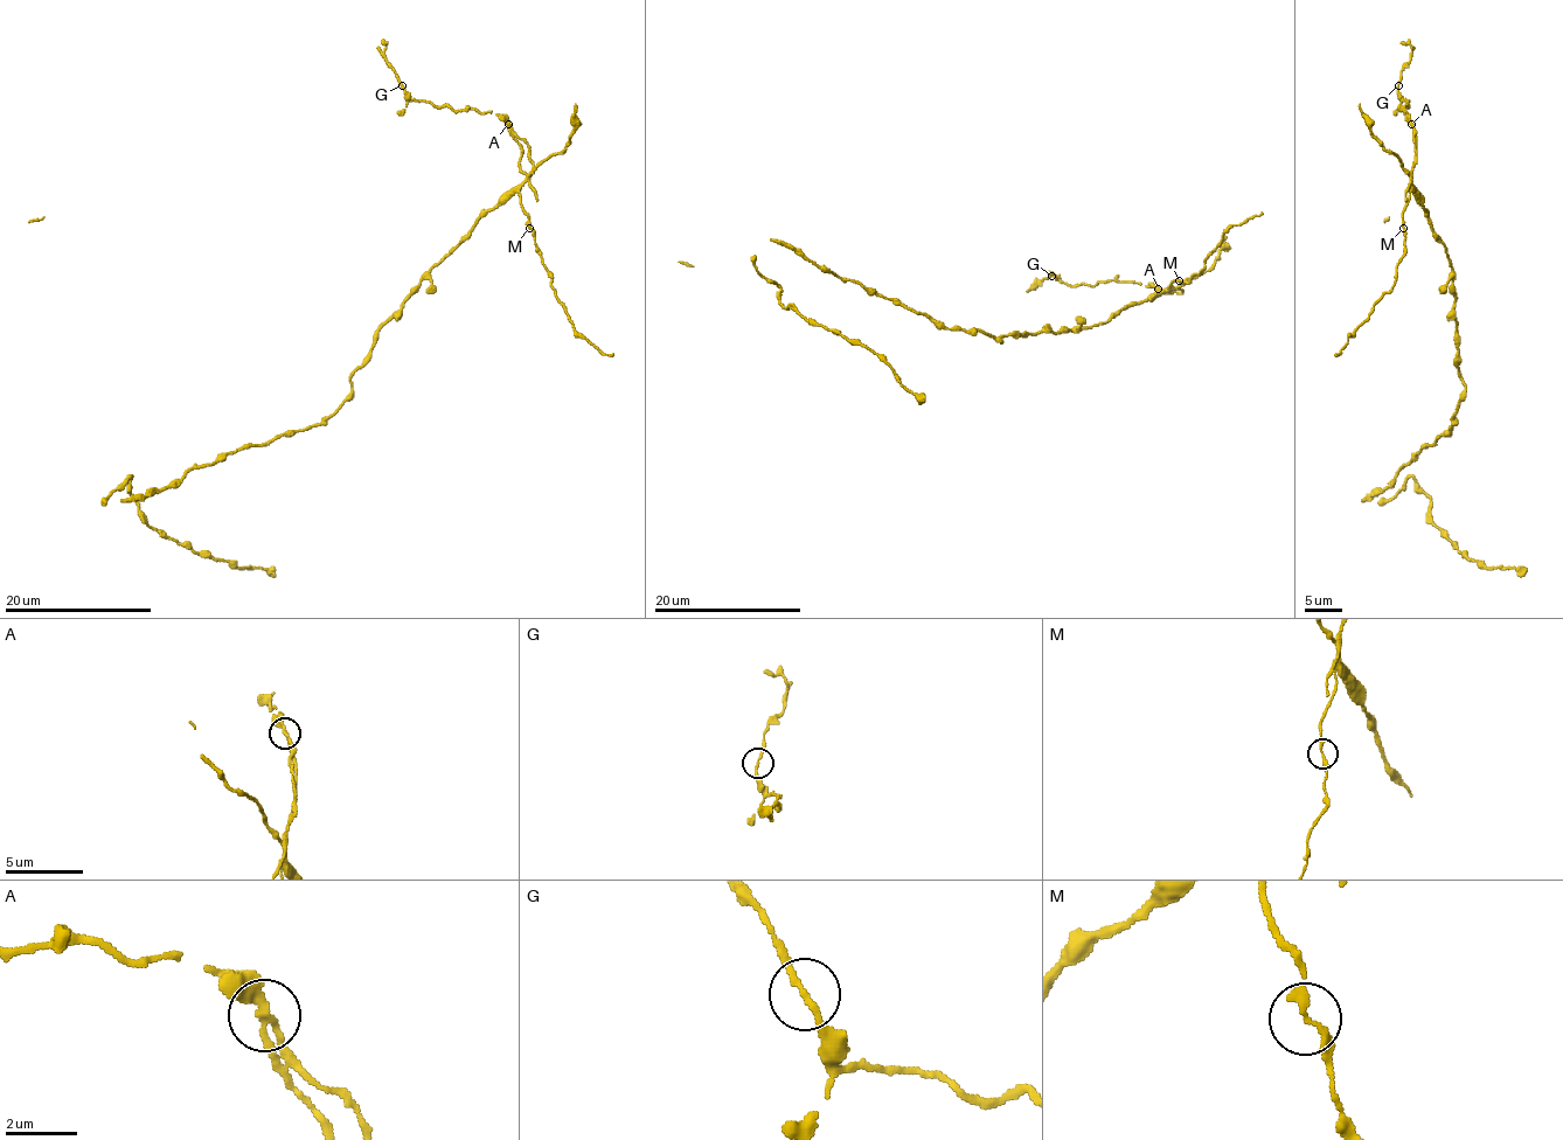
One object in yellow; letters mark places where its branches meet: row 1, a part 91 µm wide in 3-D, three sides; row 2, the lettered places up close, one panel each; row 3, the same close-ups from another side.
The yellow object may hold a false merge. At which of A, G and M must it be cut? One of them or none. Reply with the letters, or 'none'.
A

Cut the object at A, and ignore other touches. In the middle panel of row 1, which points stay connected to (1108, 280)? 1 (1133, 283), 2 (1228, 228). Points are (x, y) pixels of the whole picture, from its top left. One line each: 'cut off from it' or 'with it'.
1: with it
2: with it

